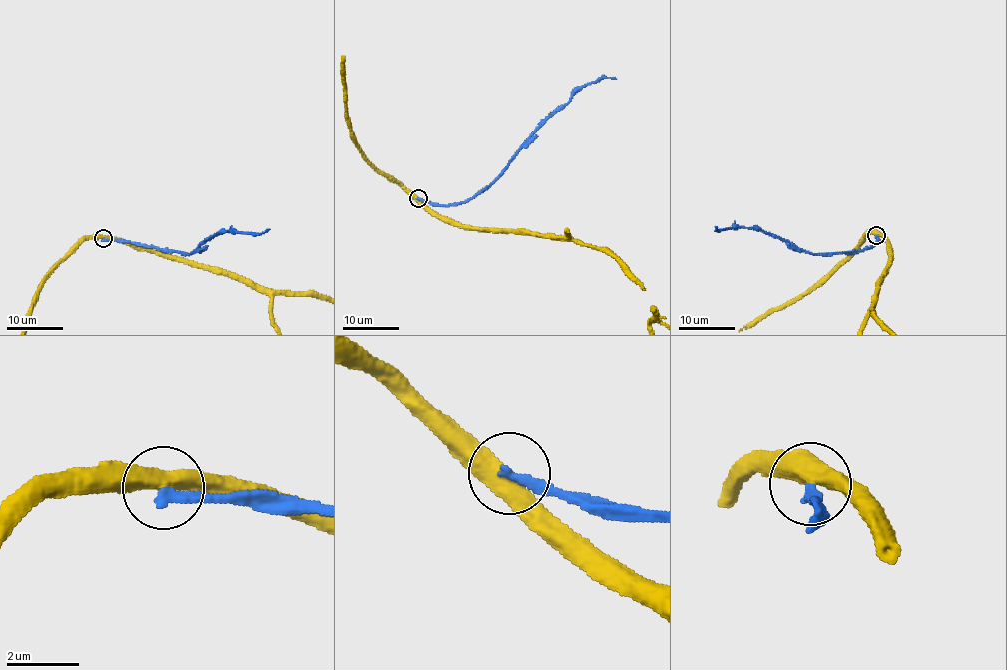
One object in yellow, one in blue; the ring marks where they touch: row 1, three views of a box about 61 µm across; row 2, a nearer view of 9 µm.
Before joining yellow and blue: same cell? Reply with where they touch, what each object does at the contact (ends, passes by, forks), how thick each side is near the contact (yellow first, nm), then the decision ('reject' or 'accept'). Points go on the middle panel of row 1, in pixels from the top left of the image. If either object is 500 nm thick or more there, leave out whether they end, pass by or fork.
(418, 198) | yellow passes by | blue ends | 480/280 nm | reject

